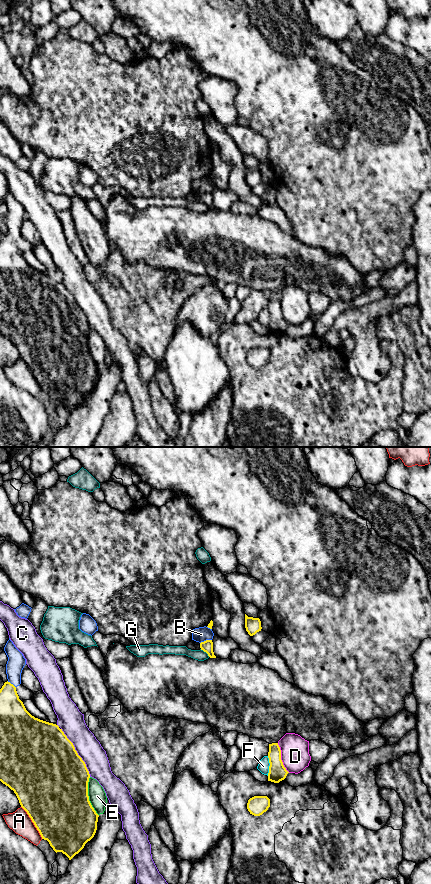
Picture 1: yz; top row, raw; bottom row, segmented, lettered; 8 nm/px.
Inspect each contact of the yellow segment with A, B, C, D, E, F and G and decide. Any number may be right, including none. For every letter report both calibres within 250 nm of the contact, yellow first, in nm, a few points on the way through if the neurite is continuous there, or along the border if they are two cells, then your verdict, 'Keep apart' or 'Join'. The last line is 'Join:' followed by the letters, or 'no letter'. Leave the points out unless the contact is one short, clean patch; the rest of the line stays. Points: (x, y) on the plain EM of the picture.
A: Thickness 500 nm (yellow) against 180 nm. Keep apart
B: Thickness 100 nm (yellow) against 120 nm. Join
C: Thickness 500 nm (yellow) against 200 nm. Keep apart
D: Thickness 140 nm (yellow) against 220 nm. Keep apart
E: Thickness 500 nm (yellow) against 140 nm. Keep apart
F: Thickness 140 nm (yellow) against 90 nm. Keep apart
G: Thickness 100 nm (yellow) against 90 nm. Keep apart
Join: B

